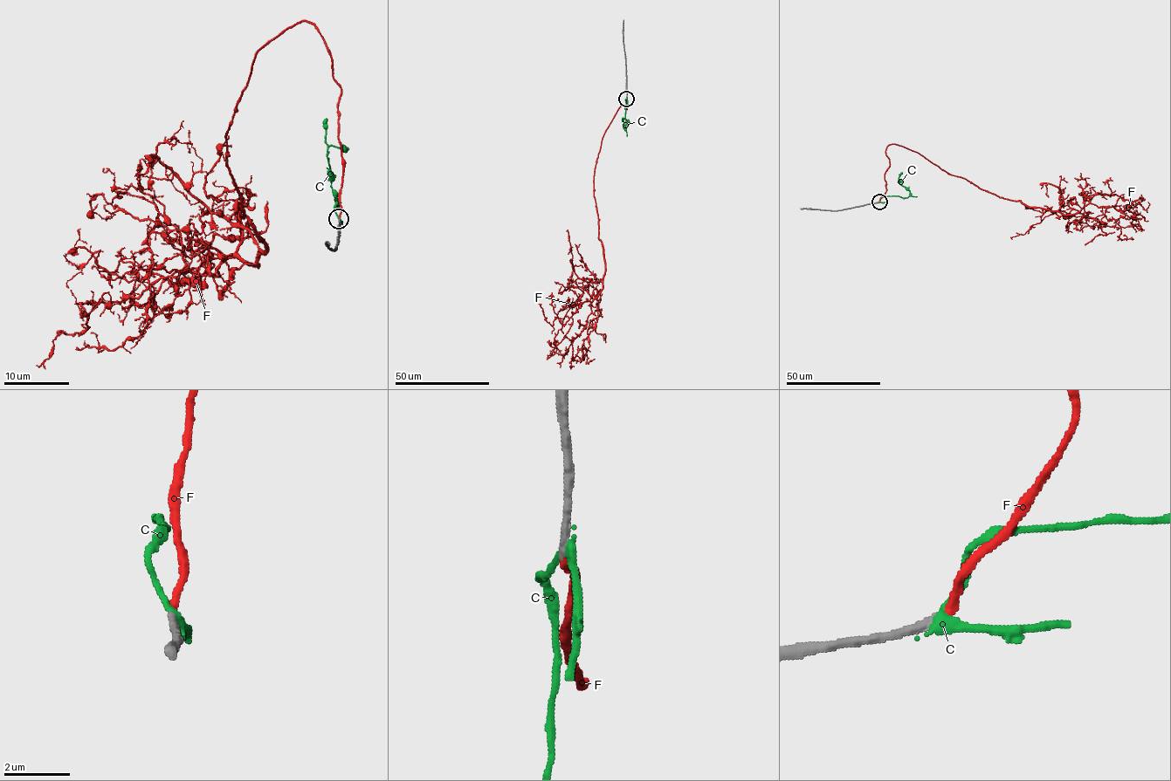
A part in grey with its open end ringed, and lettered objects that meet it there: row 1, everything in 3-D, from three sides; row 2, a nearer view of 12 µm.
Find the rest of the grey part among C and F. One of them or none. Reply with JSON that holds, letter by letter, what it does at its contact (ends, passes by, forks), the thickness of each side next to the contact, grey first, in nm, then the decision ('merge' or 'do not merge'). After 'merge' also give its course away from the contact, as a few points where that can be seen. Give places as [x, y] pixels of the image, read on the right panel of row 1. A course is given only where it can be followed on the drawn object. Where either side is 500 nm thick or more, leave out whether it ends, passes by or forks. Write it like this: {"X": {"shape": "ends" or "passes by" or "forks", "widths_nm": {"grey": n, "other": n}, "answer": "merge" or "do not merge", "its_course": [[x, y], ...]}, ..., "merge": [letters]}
{"C": {"shape": "passes by", "widths_nm": {"grey": 300, "other": 260}, "answer": "do not merge"}, "F": {"shape": "ends", "widths_nm": {"grey": 240, "other": 240}, "answer": "merge", "its_course": [[879, 202], [890, 166], [885, 149], [895, 144], [1029, 207], [1134, 219], [1126, 204]]}, "merge": ["F"]}

